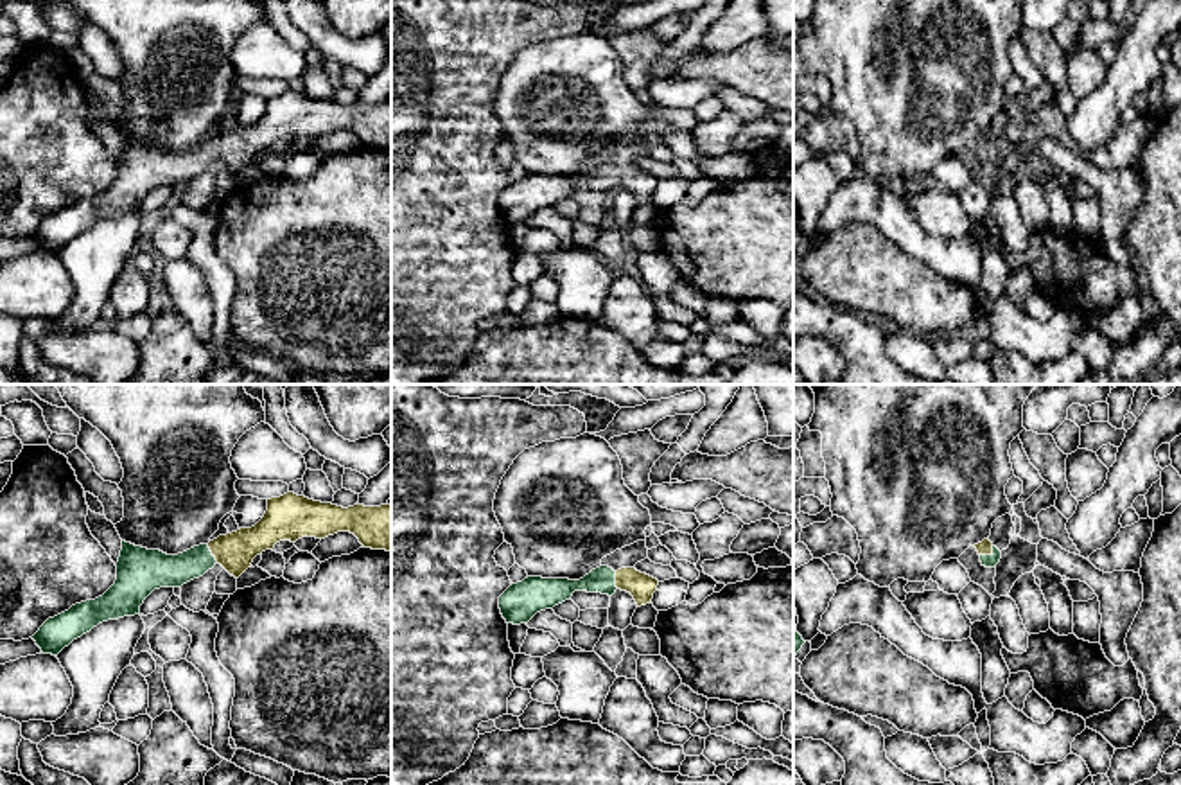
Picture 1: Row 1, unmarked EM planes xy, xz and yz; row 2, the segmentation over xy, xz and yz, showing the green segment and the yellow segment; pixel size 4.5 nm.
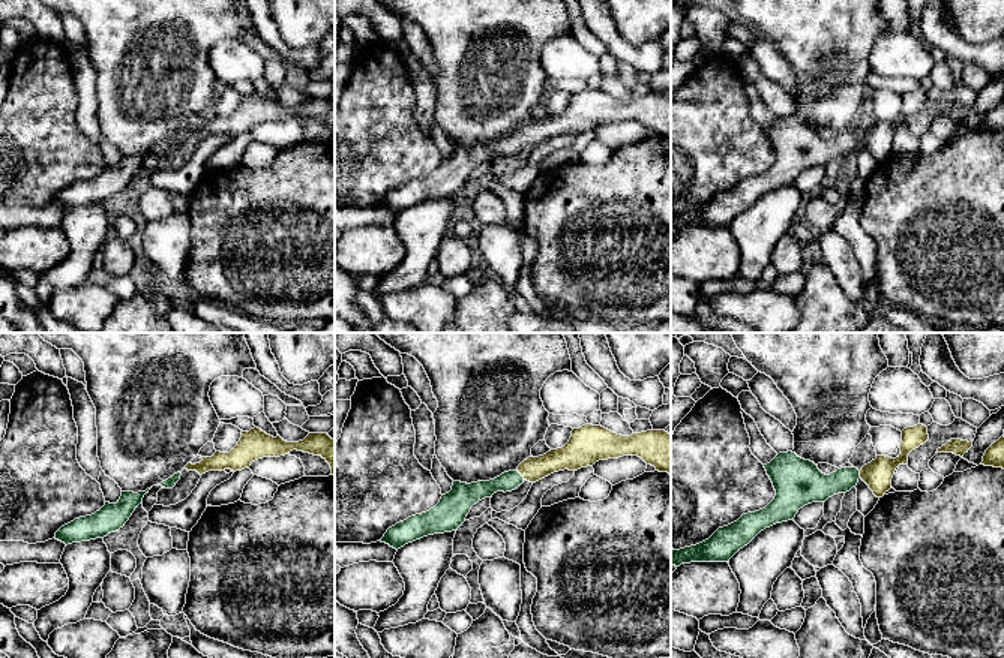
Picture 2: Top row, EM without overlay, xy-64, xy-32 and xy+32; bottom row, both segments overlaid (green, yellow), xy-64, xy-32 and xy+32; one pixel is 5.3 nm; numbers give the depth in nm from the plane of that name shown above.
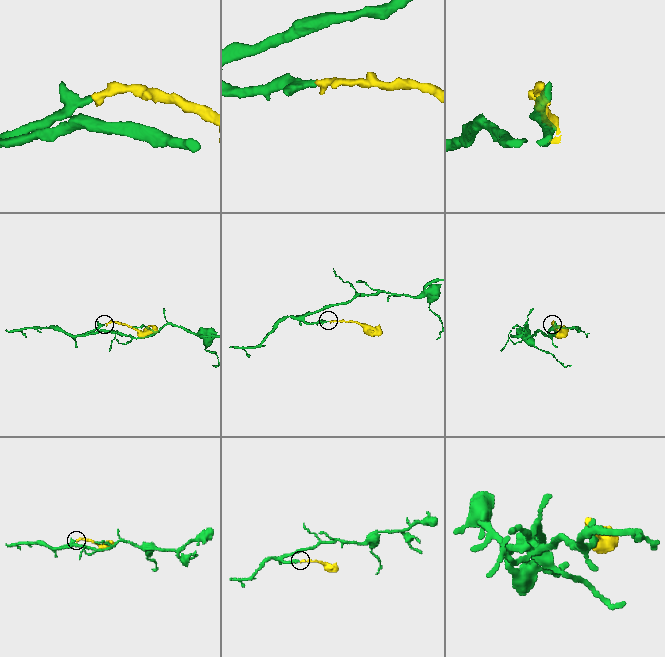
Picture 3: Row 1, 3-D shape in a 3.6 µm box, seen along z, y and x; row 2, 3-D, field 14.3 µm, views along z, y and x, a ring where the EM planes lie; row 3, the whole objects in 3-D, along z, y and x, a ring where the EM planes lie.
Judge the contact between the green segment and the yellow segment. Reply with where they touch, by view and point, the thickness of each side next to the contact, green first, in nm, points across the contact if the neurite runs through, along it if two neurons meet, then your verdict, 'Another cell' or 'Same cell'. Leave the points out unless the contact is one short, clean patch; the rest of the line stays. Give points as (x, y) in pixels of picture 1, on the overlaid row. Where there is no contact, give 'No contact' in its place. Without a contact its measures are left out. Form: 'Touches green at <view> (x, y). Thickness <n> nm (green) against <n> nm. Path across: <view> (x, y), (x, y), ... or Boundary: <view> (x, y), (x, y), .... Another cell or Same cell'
Touches green at yz (988, 555). Thickness 60 nm (green) against 60 nm. Path across: yz (989, 561), (988, 555), (986, 546). Same cell

